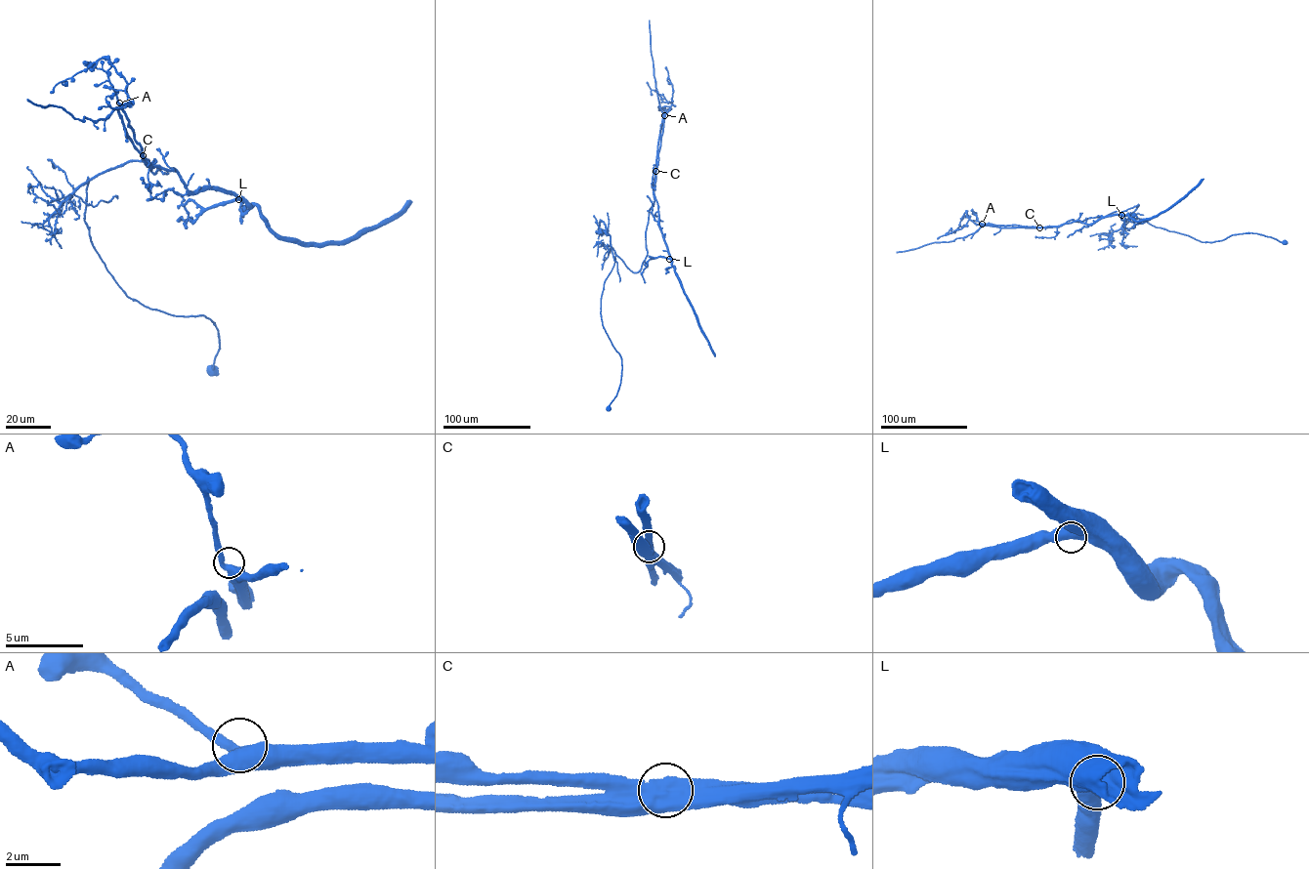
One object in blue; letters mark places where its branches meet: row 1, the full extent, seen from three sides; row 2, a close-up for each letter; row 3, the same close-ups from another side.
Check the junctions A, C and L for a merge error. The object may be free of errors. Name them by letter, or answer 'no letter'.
C

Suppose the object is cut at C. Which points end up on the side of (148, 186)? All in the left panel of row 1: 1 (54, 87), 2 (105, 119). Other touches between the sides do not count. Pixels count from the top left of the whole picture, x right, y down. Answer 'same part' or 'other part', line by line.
1: other part
2: same part

